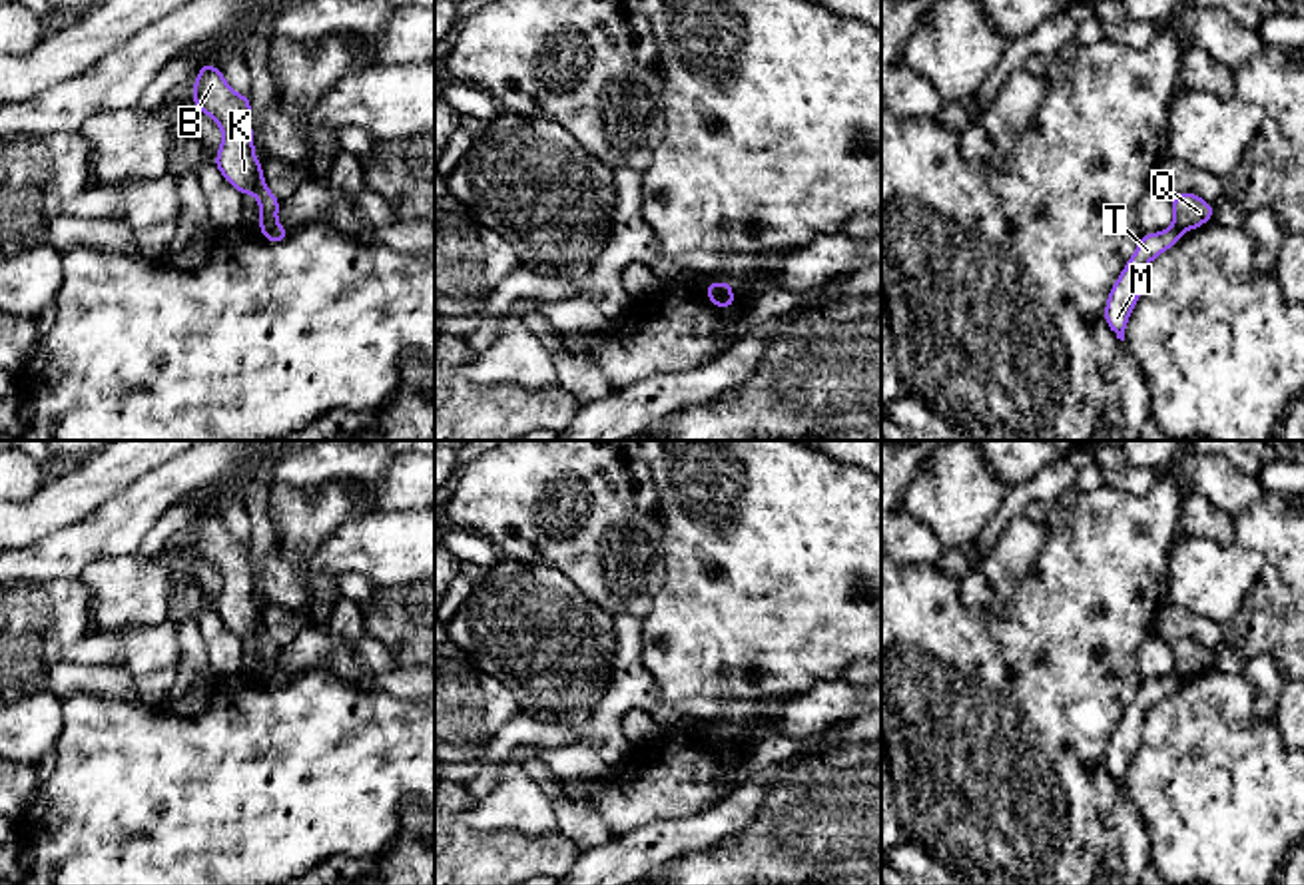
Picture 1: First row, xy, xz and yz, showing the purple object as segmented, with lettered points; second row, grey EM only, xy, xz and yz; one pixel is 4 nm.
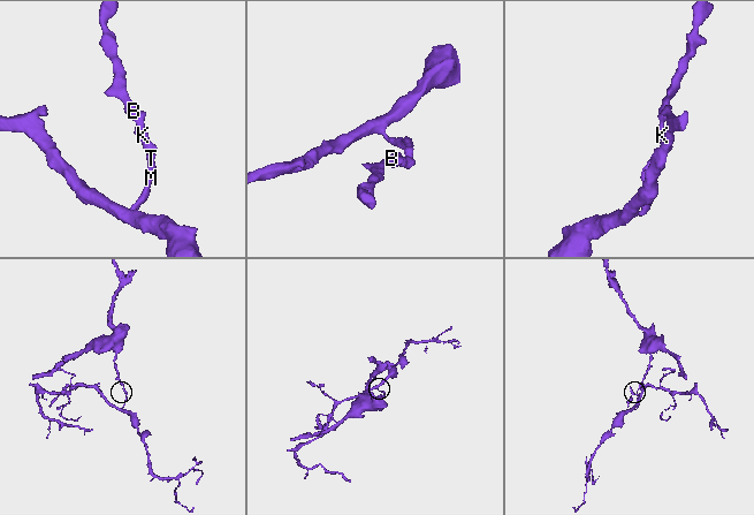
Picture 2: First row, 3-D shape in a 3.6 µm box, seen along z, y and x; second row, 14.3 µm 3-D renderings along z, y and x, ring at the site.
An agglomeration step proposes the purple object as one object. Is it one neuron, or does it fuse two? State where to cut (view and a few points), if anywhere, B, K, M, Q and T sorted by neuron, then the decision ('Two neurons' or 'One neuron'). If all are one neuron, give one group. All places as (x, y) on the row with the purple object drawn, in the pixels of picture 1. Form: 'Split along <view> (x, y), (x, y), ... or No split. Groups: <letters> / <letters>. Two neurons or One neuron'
Split along xy (276, 224), (264, 234). Groups: B K Q / M T. Two neurons

